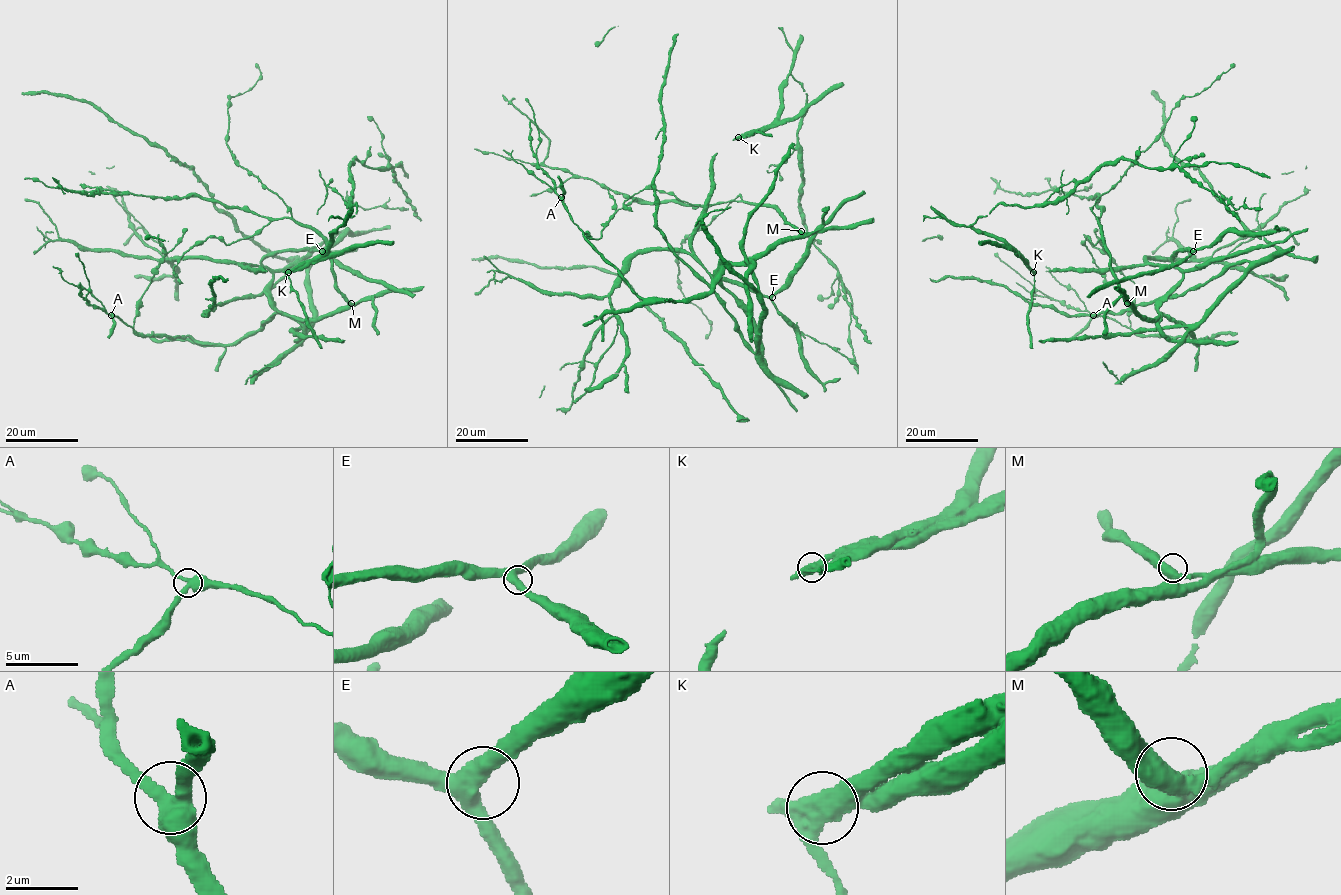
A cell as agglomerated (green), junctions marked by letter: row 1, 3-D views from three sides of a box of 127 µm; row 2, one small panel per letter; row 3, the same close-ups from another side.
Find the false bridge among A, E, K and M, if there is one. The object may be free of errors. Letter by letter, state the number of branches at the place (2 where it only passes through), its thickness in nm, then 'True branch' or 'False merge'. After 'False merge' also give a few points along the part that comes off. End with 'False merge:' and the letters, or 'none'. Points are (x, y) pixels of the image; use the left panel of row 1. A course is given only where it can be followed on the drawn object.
A: Branches: 3. Thickness 440 nm. True branch
E: Branches: 3. Thickness 480 nm. True branch
K: Branches: 3. Thickness 500 nm. True branch
M: Branches: 3. Thickness 440 nm. True branch
False merge: none

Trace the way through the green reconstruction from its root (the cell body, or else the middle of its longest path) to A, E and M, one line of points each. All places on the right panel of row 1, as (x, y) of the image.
A: (1106, 337), (1187, 327), (1179, 341), (1158, 327), (1161, 313), (1197, 344), (1191, 336), (1138, 336), (1093, 315)
E: (1106, 337), (1187, 327), (1179, 341), (1171, 341), (1158, 327), (1158, 307), (1182, 277), (1175, 255), (1193, 251)
M: (1106, 337), (1169, 327), (1187, 327), (1188, 331), (1179, 341), (1171, 341), (1156, 321), (1149, 321), (1127, 303)

